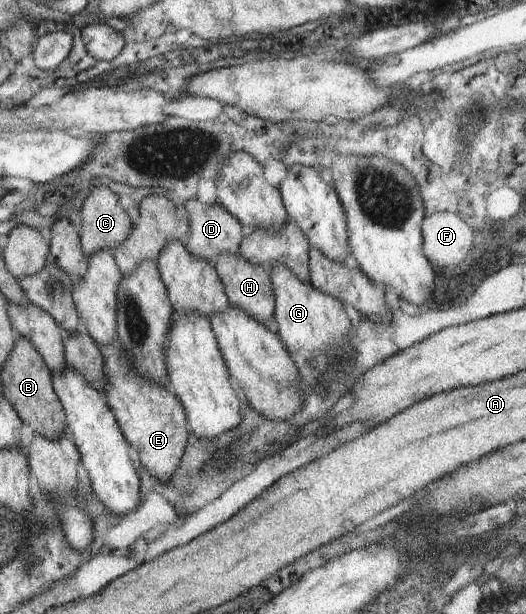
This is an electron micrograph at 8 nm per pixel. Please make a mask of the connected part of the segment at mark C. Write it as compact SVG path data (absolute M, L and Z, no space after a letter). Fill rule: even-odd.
M105 185L93 187L93 191L89 191L89 195L83 199L81 213L82 223L79 236L83 253L87 258L103 249L113 251L117 245L121 245L129 237L129 231L131 231L129 214L119 204L117 195Z

